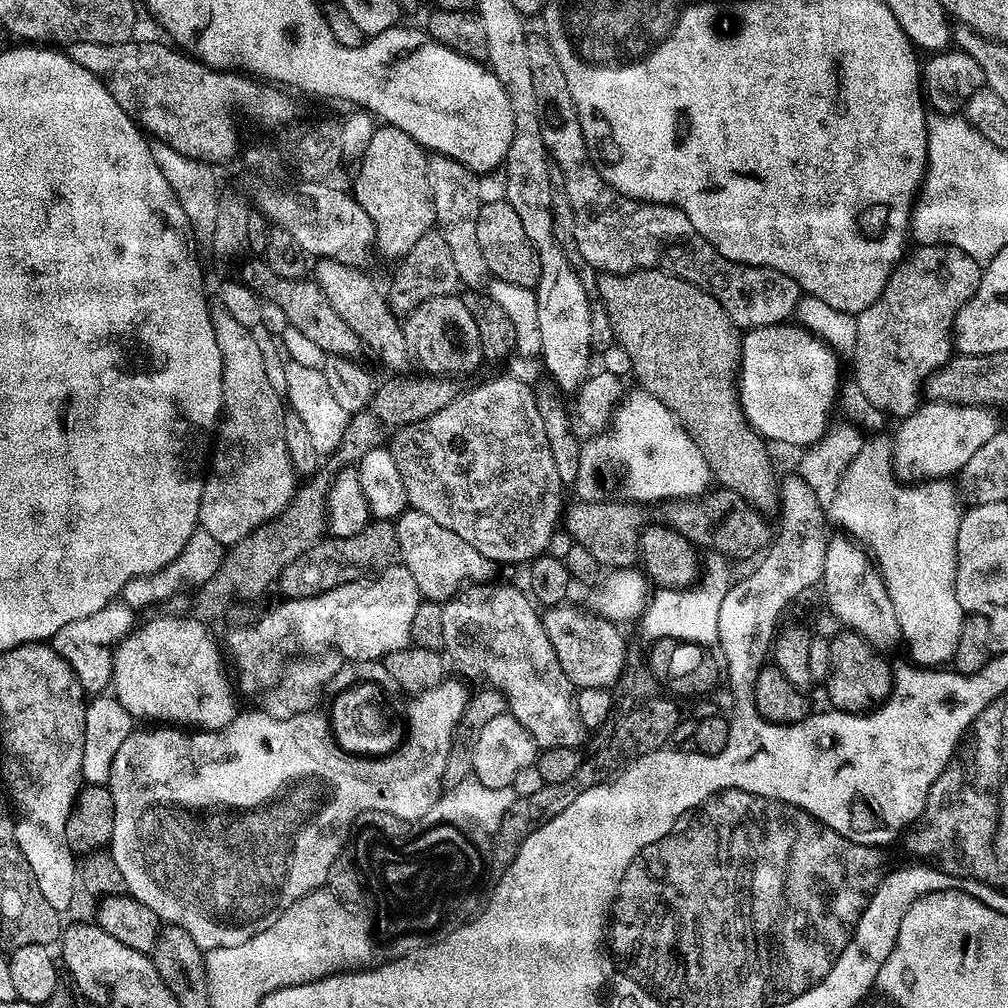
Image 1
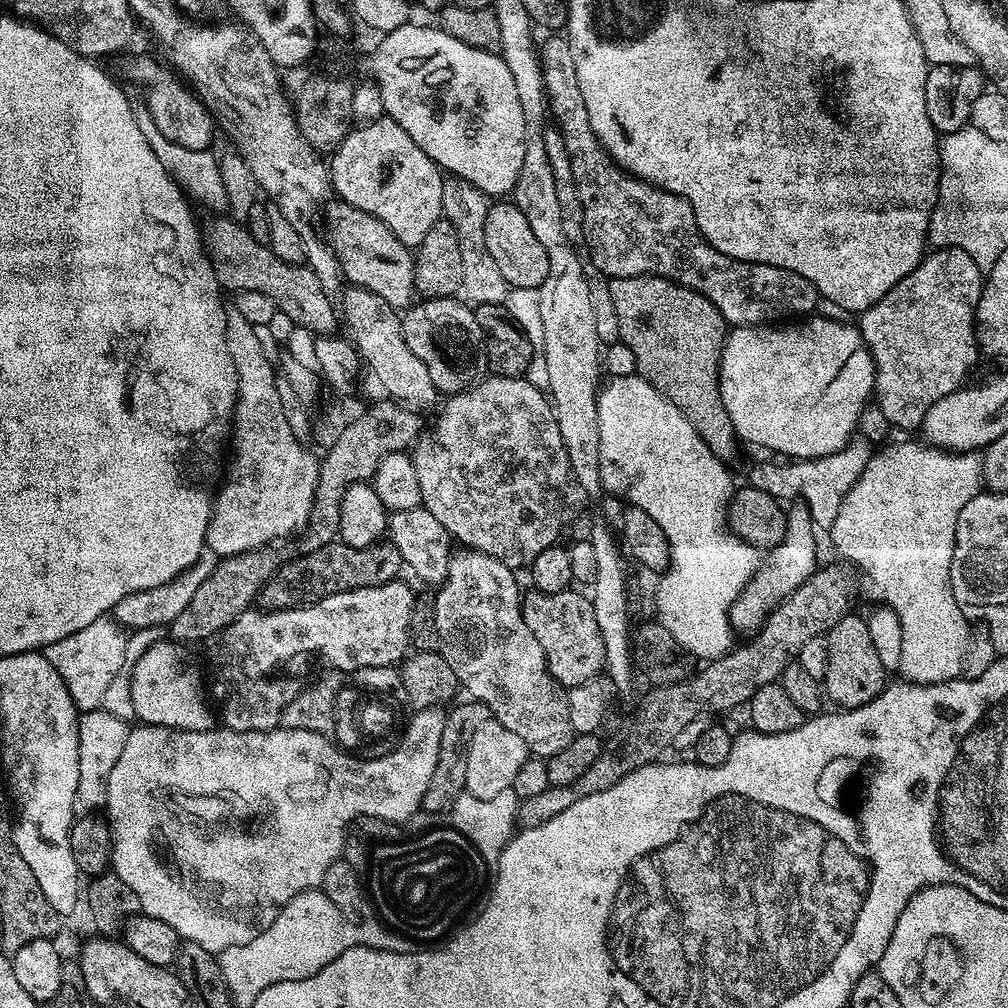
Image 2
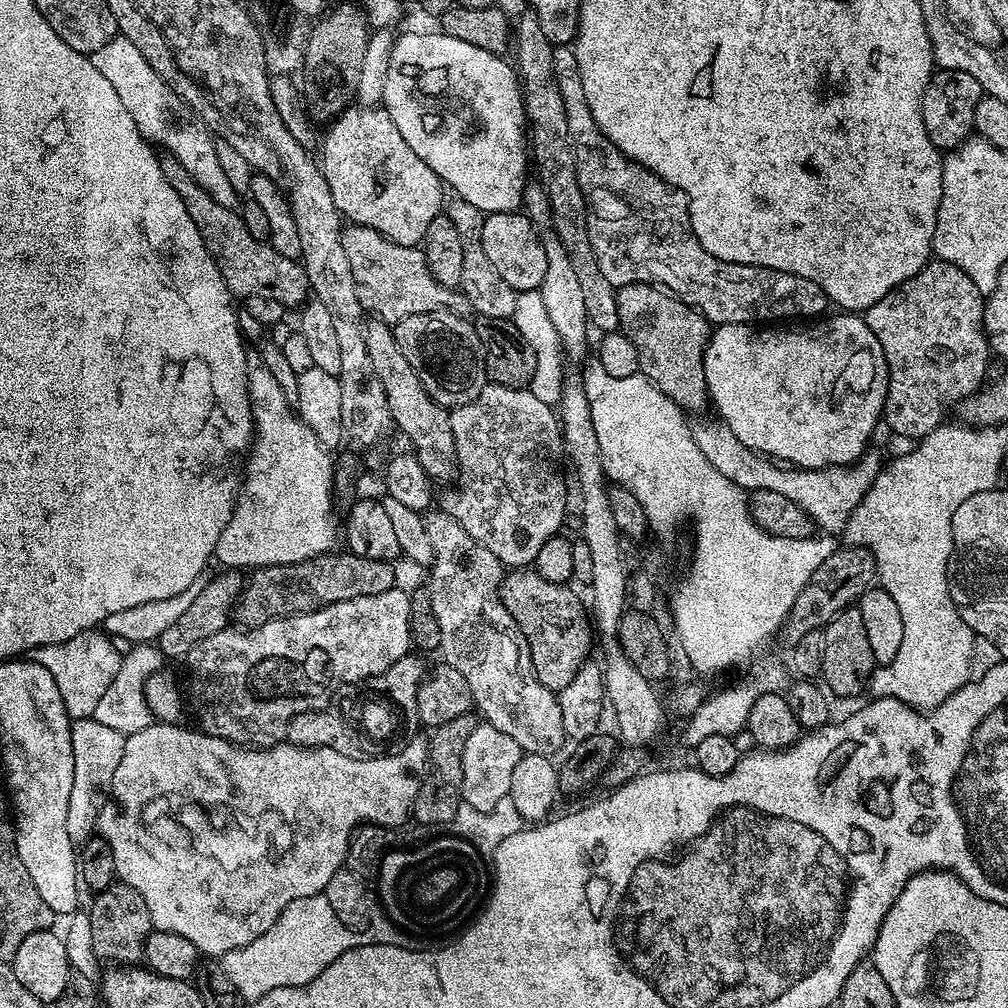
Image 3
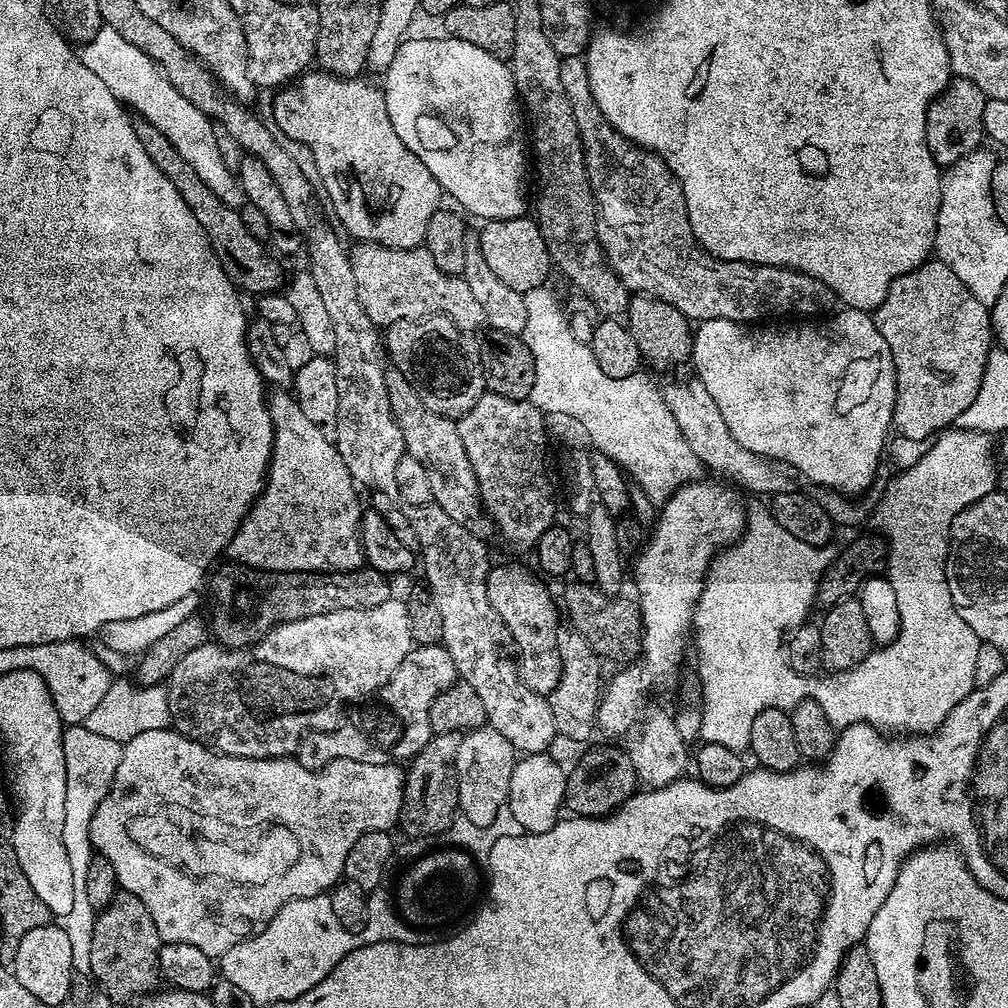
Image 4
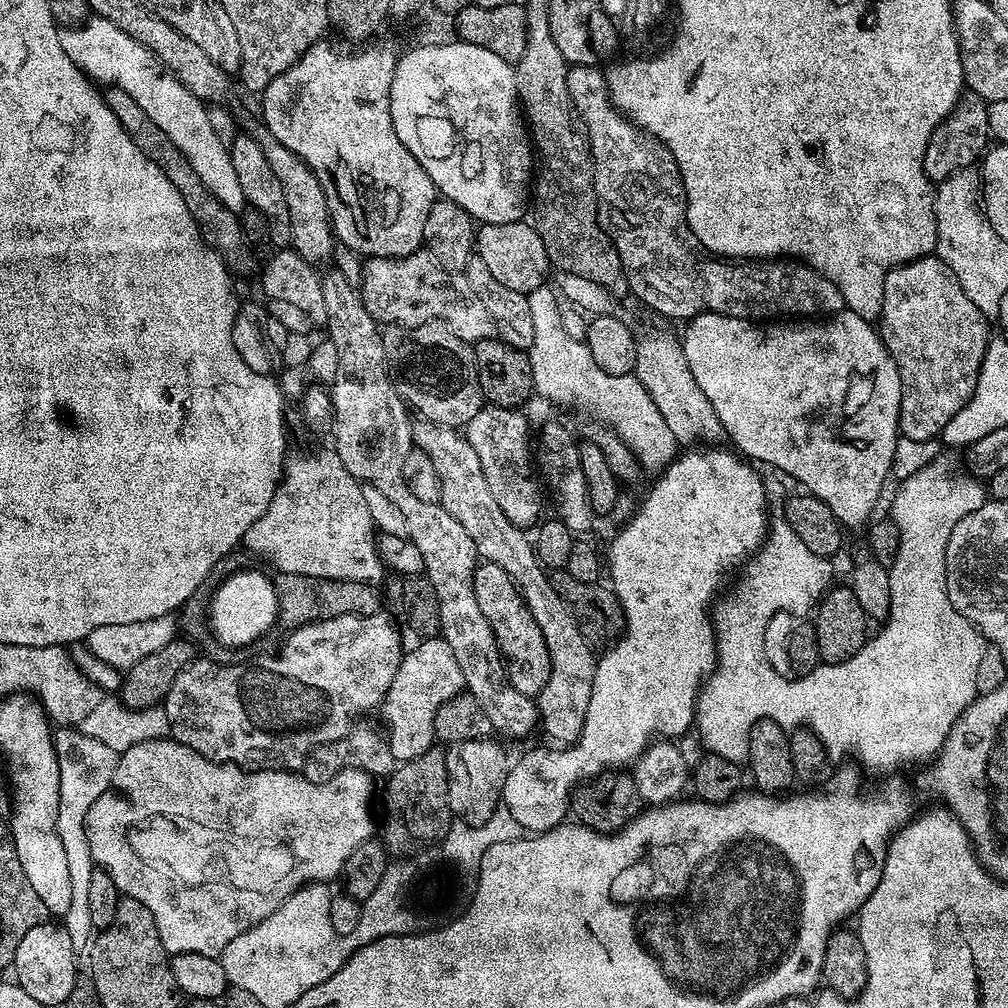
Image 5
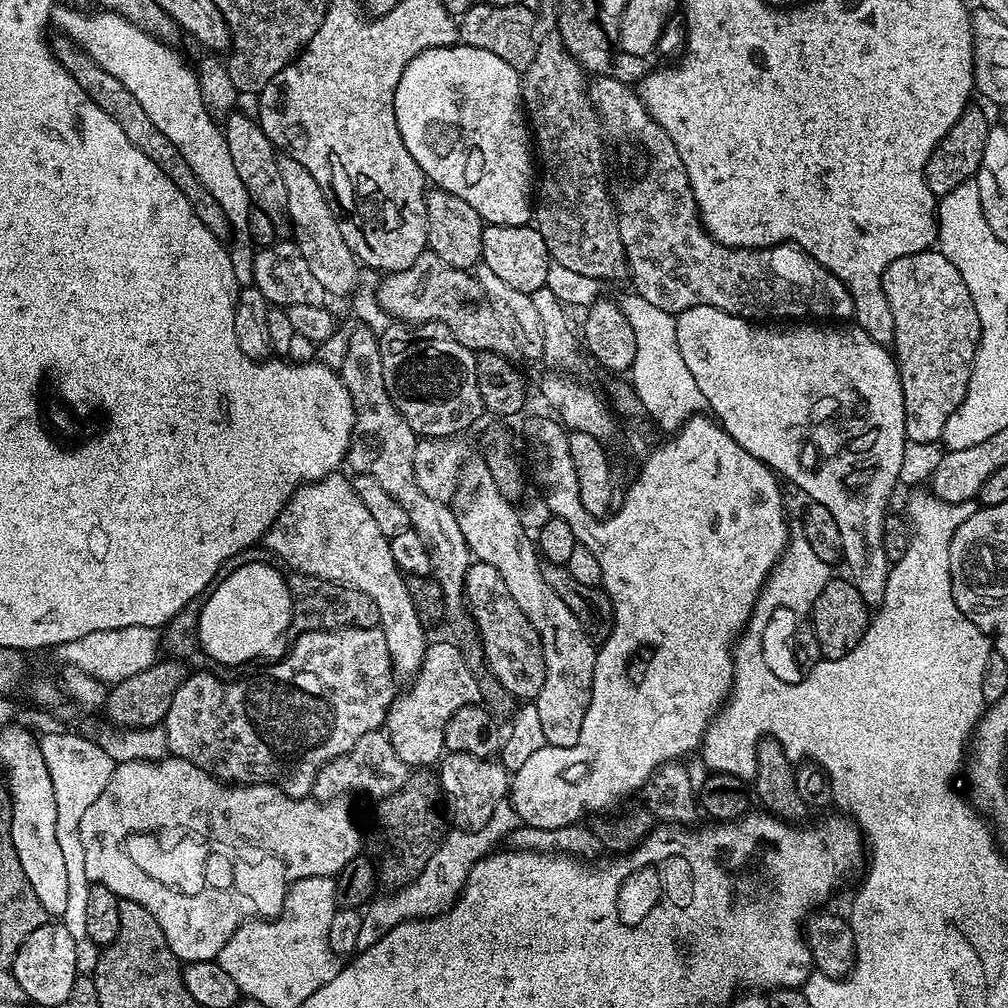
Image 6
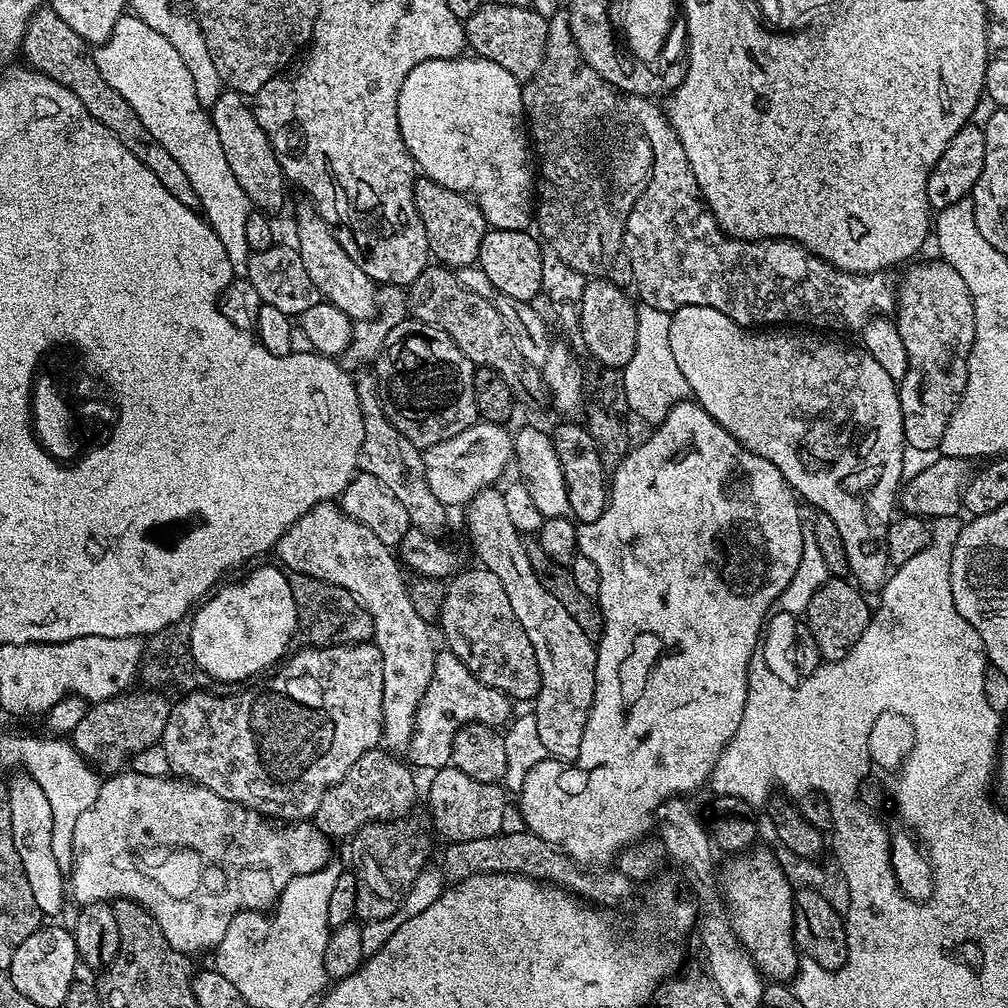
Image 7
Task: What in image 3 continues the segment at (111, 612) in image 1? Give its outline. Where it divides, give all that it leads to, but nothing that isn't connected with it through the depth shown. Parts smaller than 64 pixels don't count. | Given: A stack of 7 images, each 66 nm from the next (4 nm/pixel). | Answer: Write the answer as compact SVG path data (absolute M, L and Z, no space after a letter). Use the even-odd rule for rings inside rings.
M89 630L74 634L74 638L66 638L66 642L32 649L30 659L38 662L38 666L45 668L50 678L54 678L69 720L79 722L92 718L102 694L109 689L121 660L121 653L116 652L112 644L116 645L113 637L100 630Z

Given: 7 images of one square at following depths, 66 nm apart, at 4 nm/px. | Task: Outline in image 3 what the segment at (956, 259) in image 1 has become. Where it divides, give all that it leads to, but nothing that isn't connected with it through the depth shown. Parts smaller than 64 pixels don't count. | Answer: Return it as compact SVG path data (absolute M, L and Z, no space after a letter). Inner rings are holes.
M933 259L925 268L918 270L918 274L914 274L914 278L910 278L906 282L902 282L894 290L890 290L886 294L886 298L874 302L874 306L870 306L867 312L863 313L864 320L870 326L870 330L874 330L874 338L878 338L878 343L882 346L882 354L886 354L888 393L886 394L882 420L883 423L888 425L888 431L893 437L905 436L906 439L912 440L908 442L919 442L923 440L935 428L945 423L947 416L944 415L951 408L953 411L966 397L974 396L980 391L982 385L985 383L984 375L988 372L988 356L990 357L988 336L984 333L984 301L985 297L978 290L978 286L974 286L974 282L970 282L970 278L962 269L945 260Z

